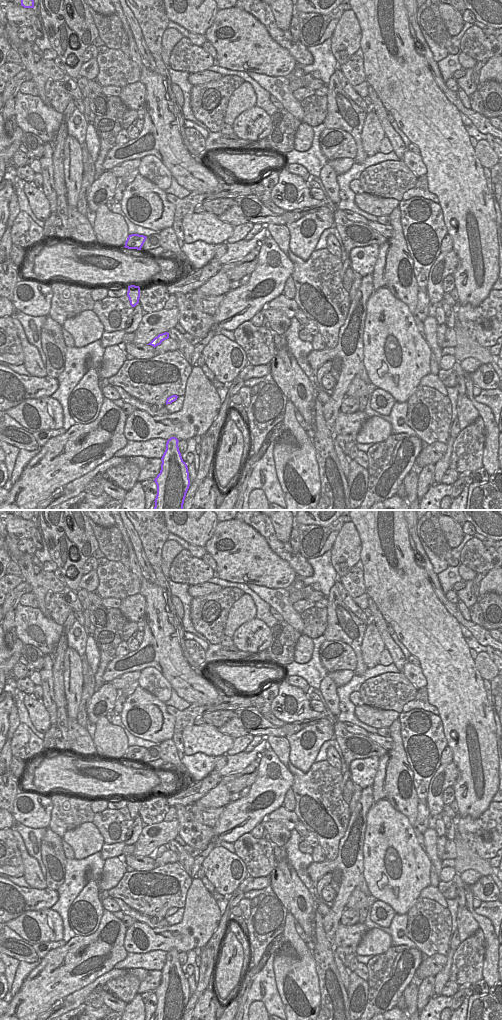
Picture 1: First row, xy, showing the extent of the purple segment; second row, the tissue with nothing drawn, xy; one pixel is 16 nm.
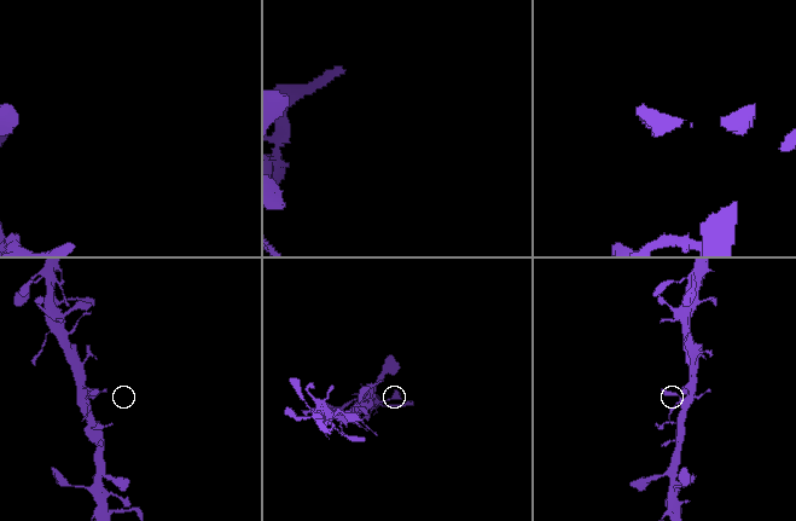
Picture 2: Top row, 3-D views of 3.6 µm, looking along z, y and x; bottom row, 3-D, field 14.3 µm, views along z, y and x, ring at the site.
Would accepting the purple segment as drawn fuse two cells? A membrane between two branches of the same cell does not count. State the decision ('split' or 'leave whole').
leave whole

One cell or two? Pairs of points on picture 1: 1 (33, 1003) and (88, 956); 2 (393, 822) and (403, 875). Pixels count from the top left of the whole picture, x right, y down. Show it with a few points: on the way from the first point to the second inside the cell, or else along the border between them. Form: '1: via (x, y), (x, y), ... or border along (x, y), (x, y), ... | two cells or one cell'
1: via (47, 989), (68, 968), (74, 965) | one cell
2: via (393, 835), (393, 845), (399, 852), (403, 862) | one cell

